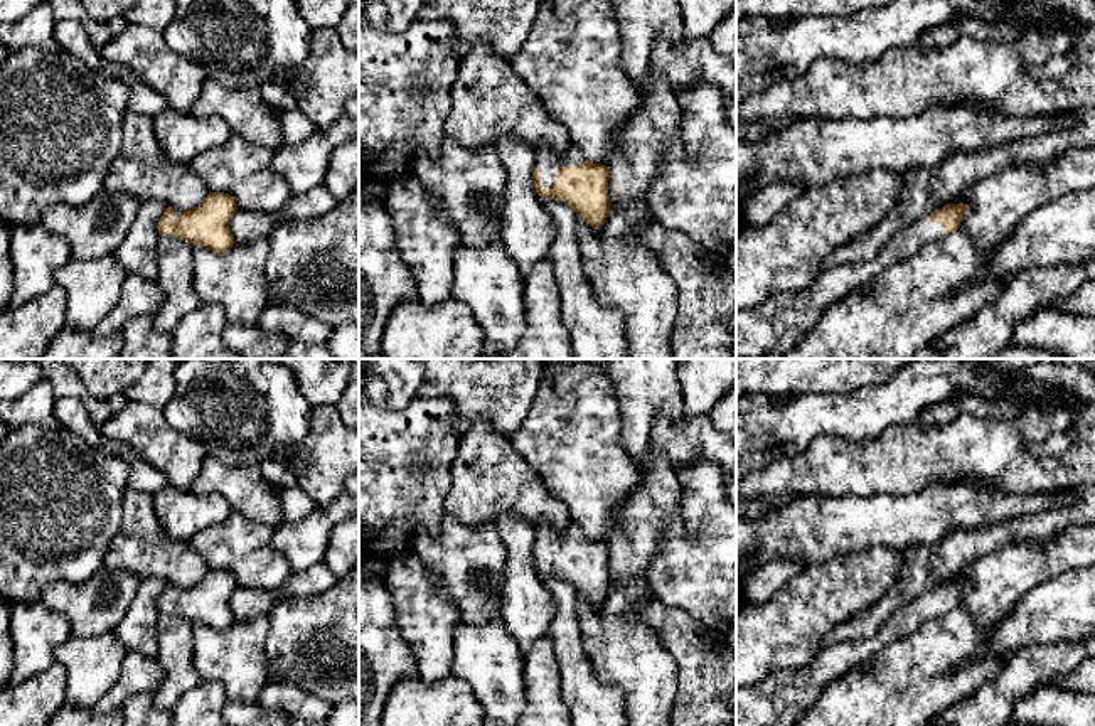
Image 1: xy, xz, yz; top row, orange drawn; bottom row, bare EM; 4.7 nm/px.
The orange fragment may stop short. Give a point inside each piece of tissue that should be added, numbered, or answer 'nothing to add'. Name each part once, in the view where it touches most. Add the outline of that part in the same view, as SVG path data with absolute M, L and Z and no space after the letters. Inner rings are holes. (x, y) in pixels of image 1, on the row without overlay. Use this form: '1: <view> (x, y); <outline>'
1: xz (544, 536); M569 520L563 534L556 532L546 522L537 522L532 526L532 529L534 529L534 544L541 547L542 564L554 563L554 554L559 544L571 544L571 542L580 544L586 537L574 520Z

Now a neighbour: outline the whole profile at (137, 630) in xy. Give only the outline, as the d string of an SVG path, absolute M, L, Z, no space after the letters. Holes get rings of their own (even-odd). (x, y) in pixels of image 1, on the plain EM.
M160 578L142 579L130 608L113 630L128 652L138 652L148 659L157 657L157 622L160 615L157 603L167 585Z

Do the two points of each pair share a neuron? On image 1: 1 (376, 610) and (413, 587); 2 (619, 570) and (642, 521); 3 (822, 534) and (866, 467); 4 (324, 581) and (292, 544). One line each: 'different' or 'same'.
1: different
2: same
3: different
4: different

